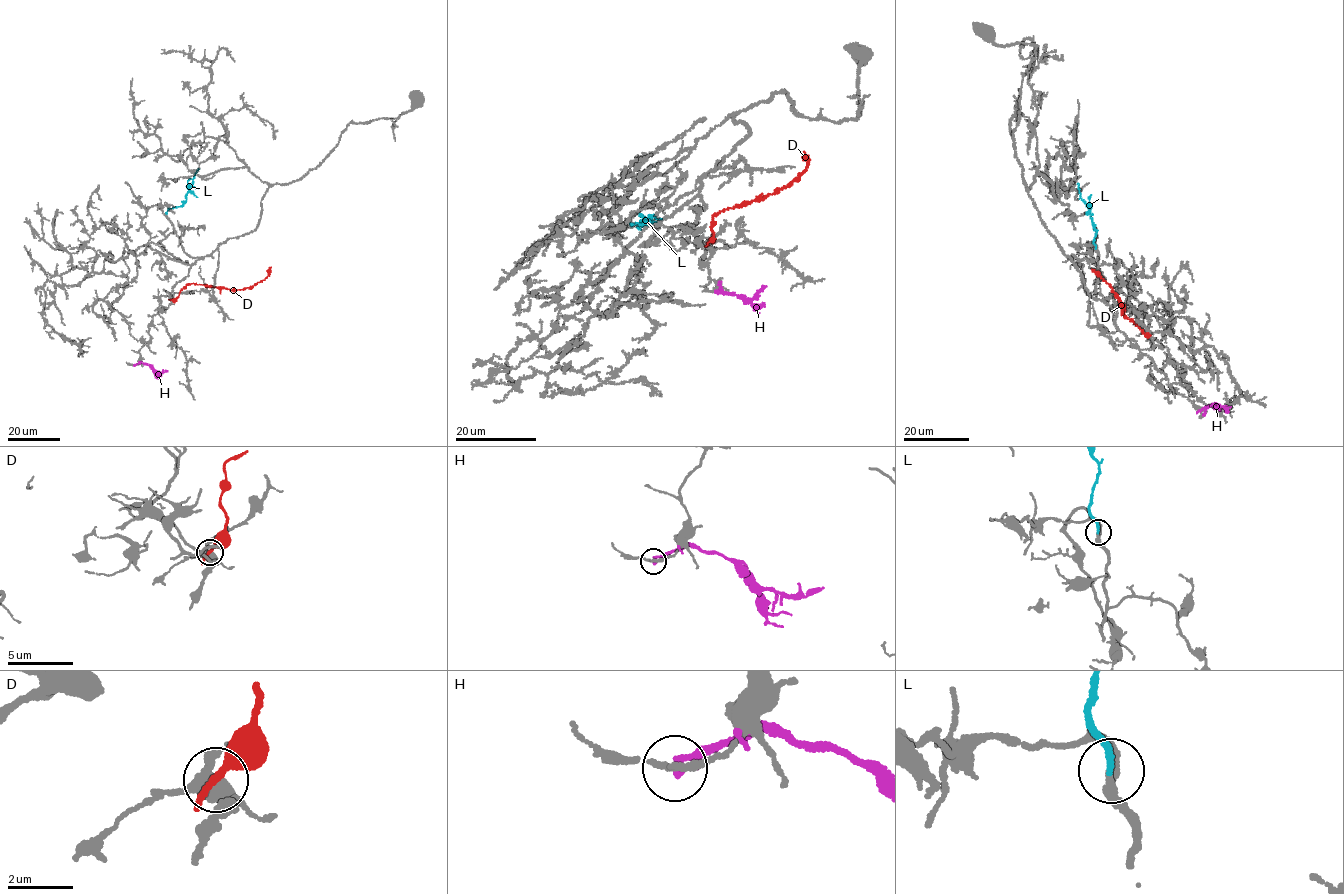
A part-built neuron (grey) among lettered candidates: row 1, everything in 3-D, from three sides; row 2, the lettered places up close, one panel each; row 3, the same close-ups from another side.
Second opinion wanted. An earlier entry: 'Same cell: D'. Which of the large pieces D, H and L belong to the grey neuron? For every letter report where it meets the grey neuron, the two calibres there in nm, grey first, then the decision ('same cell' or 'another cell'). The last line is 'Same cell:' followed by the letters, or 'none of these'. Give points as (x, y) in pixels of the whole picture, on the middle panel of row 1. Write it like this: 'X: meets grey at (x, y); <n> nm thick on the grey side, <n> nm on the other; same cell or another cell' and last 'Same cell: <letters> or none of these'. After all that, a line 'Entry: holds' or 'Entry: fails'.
D: meets grey at (708, 243); 400 nm thick on the grey side, 360 nm on the other; another cell
H: meets grey at (715, 290); 200 nm thick on the grey side, 240 nm on the other; another cell
L: meets grey at (632, 225); 200 nm thick on the grey side, 200 nm on the other; same cell
Same cell: L
Entry: fails

